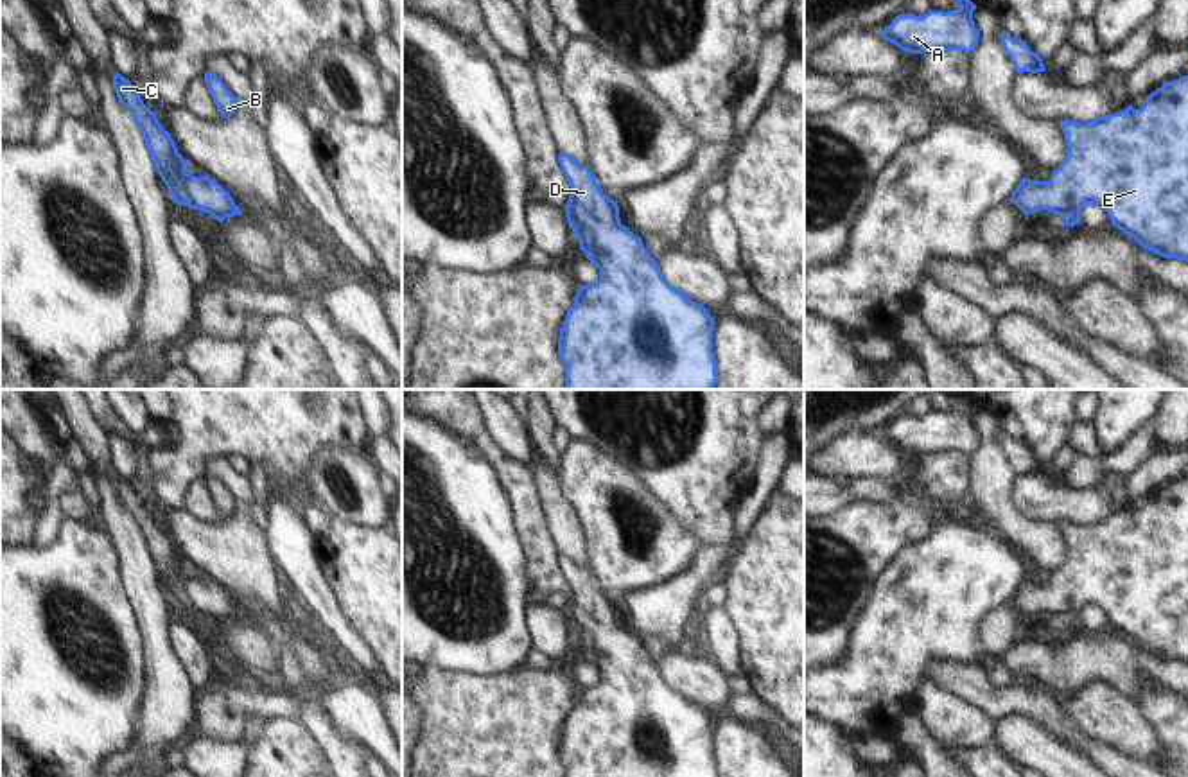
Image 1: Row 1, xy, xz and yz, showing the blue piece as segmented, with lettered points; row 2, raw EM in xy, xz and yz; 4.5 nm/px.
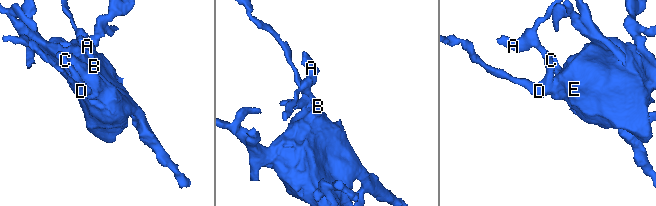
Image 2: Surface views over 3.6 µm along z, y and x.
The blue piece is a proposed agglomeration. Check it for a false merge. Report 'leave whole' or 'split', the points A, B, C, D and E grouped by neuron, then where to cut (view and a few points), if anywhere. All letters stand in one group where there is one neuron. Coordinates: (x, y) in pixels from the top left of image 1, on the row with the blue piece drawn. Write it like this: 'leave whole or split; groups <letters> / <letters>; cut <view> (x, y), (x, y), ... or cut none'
leave whole; groups A B C D E; cut none

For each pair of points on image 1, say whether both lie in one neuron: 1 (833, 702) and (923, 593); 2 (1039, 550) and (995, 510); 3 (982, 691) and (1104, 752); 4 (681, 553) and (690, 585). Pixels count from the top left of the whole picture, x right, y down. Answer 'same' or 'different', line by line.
1: same
2: same
3: same
4: different

